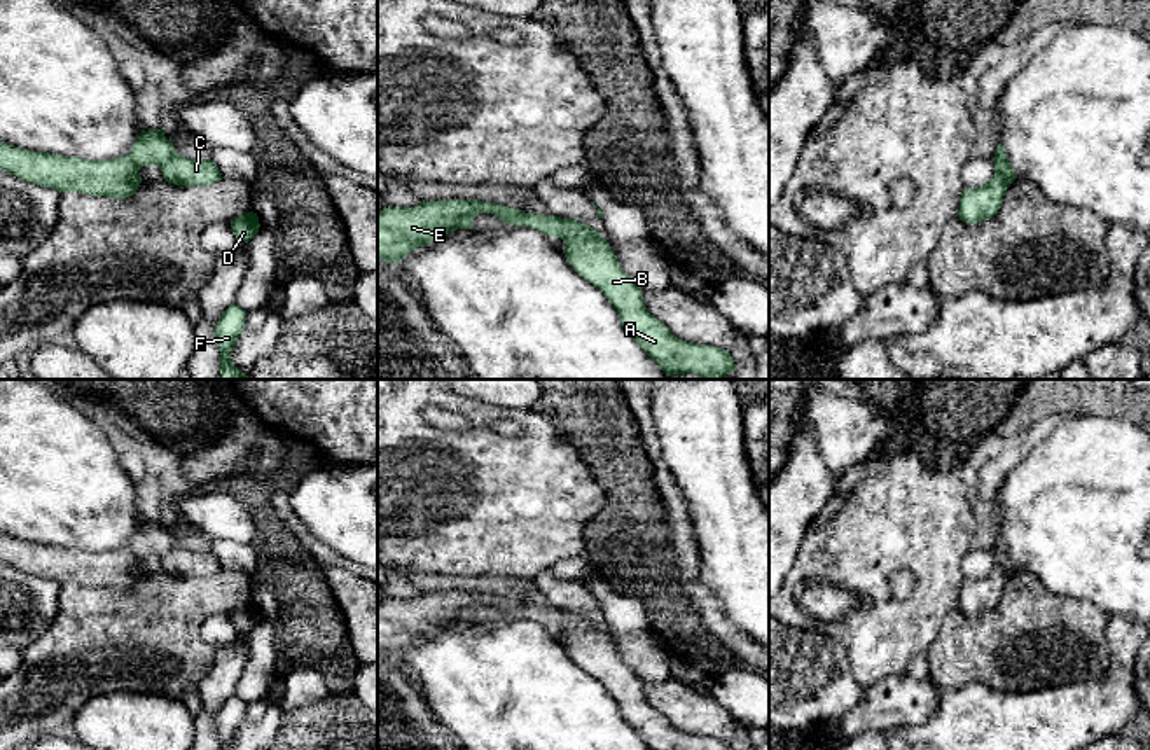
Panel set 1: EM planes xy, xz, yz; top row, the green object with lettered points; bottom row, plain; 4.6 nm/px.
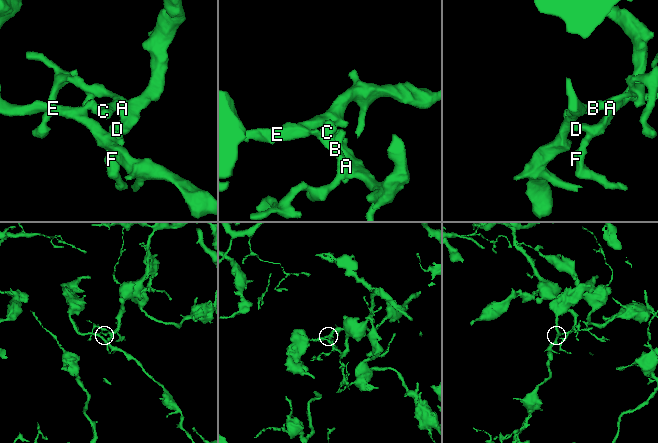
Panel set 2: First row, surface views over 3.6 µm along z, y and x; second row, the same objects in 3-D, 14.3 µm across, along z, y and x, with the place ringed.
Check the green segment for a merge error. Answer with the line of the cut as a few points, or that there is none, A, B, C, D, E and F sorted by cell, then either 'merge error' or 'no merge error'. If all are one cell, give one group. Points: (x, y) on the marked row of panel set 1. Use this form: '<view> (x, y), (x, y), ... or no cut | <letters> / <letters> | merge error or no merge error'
xy (128, 156), (138, 168) | A B C D F / E | merge error

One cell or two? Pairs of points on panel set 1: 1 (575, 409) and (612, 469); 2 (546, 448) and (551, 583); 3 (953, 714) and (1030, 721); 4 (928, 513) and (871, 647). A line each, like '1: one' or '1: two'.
1: one
2: two
3: one
4: one

